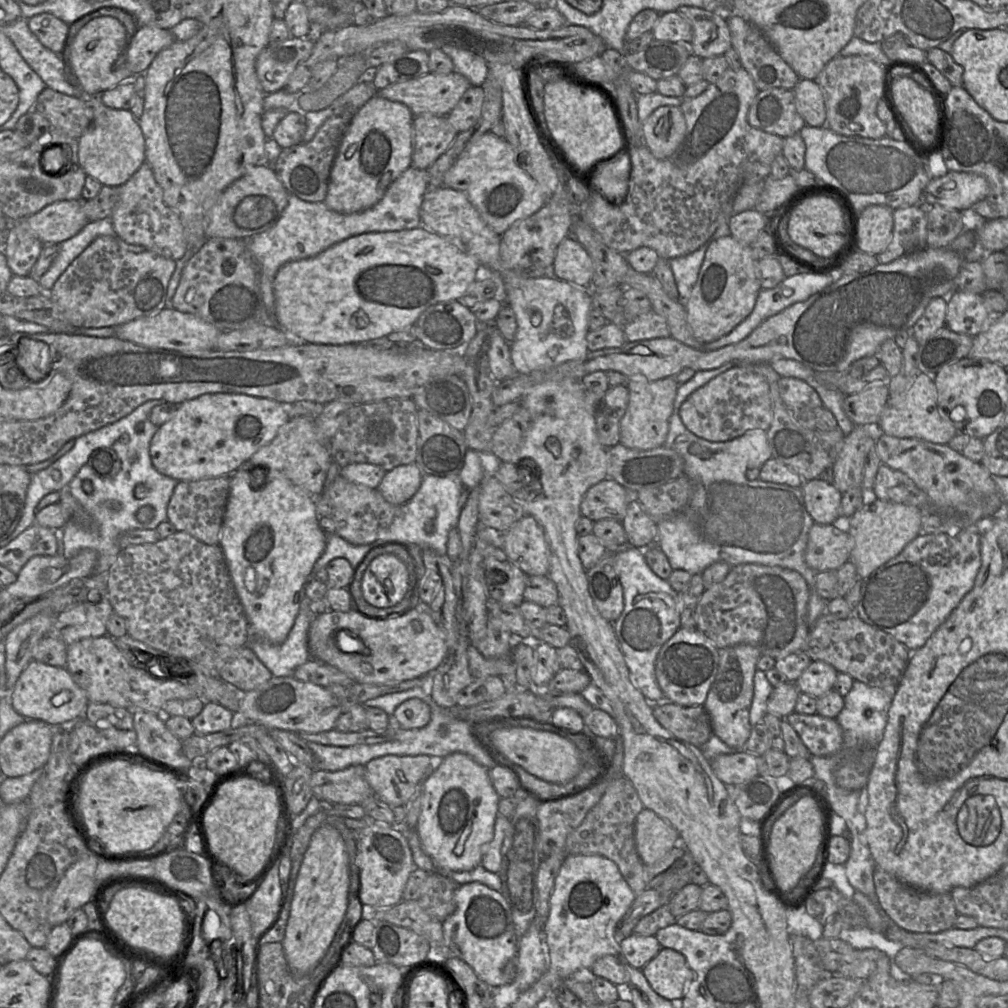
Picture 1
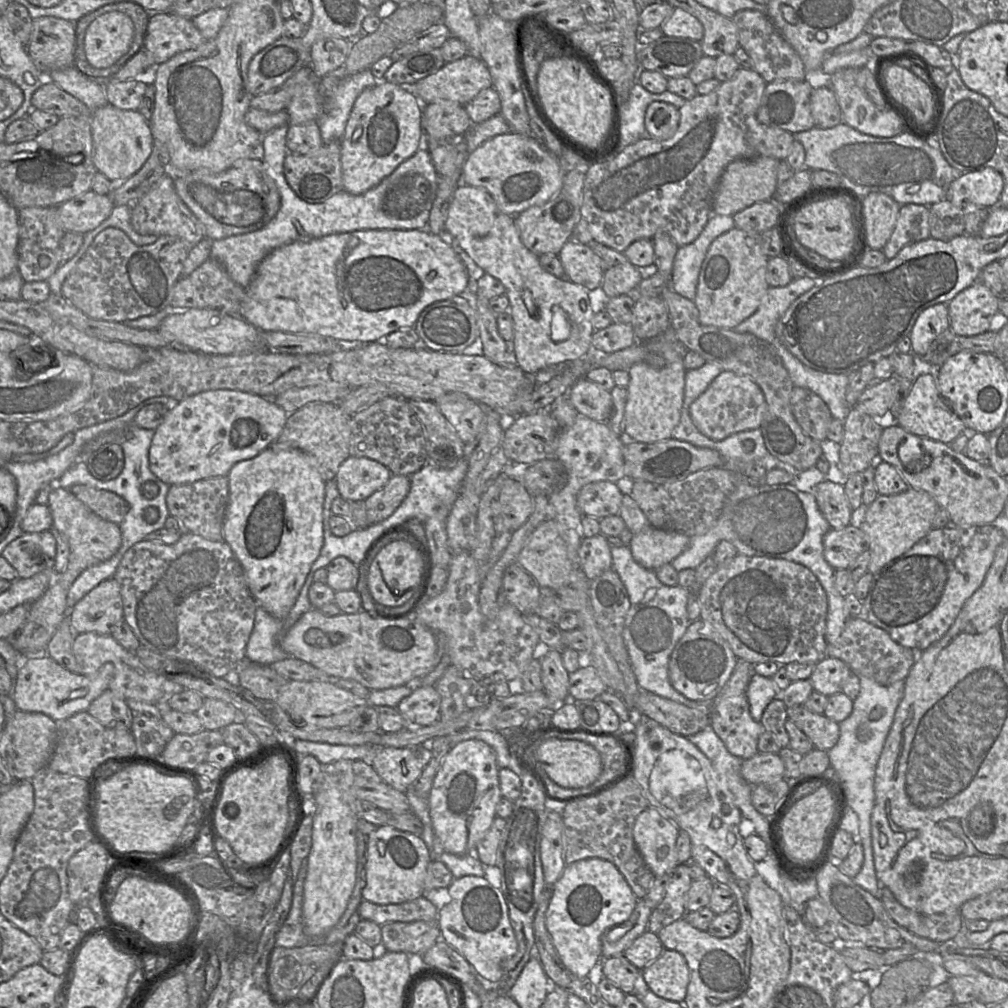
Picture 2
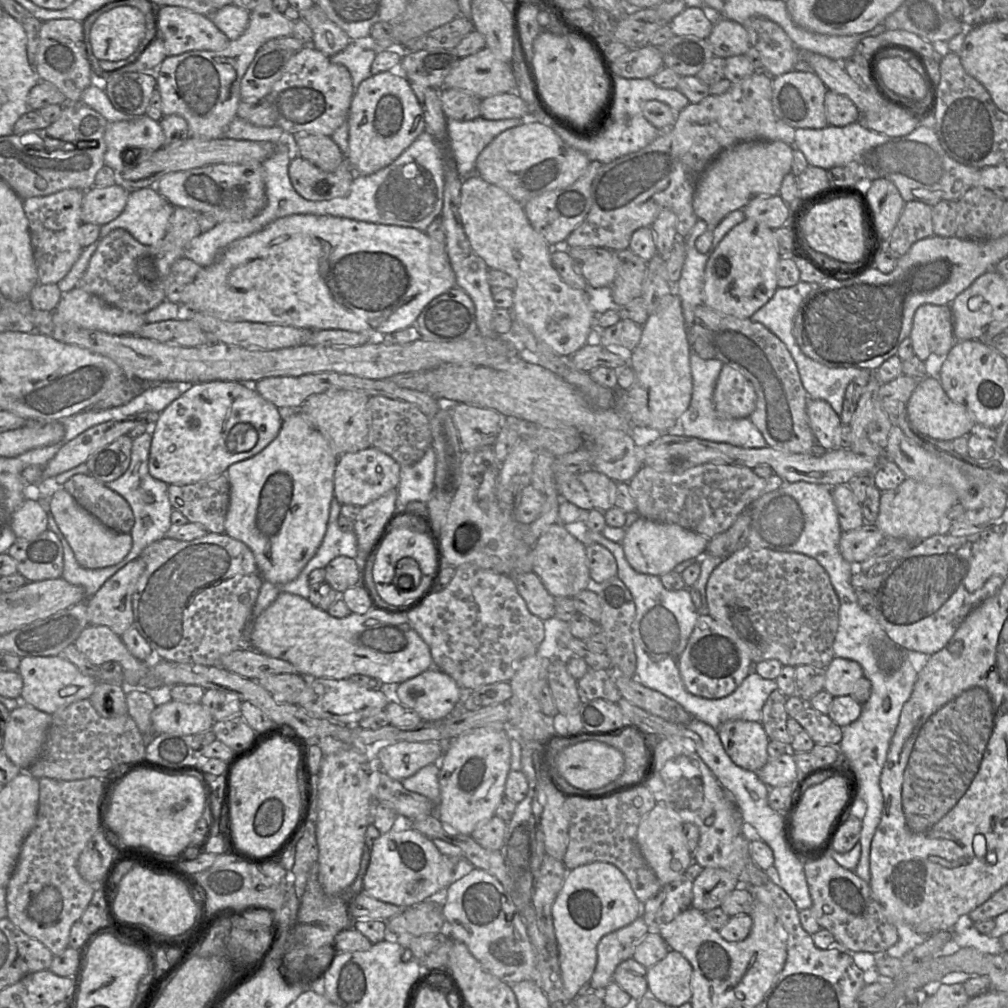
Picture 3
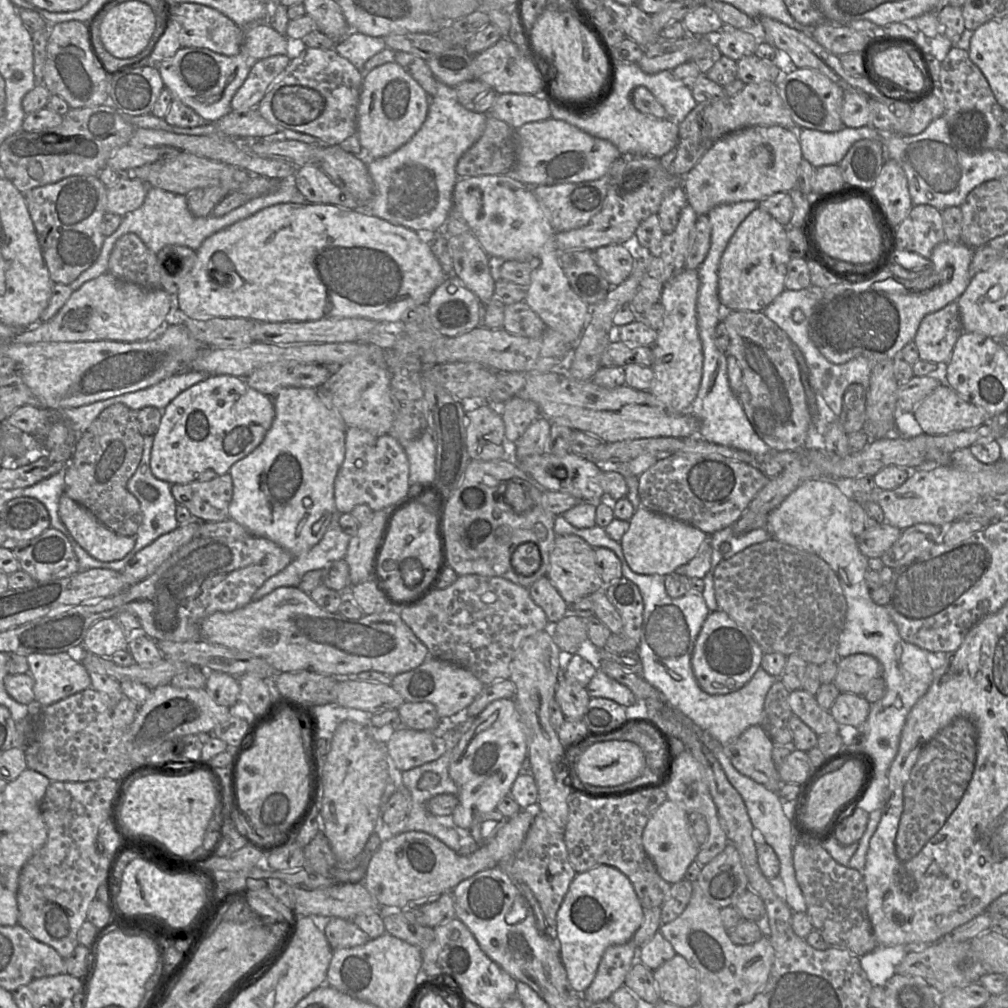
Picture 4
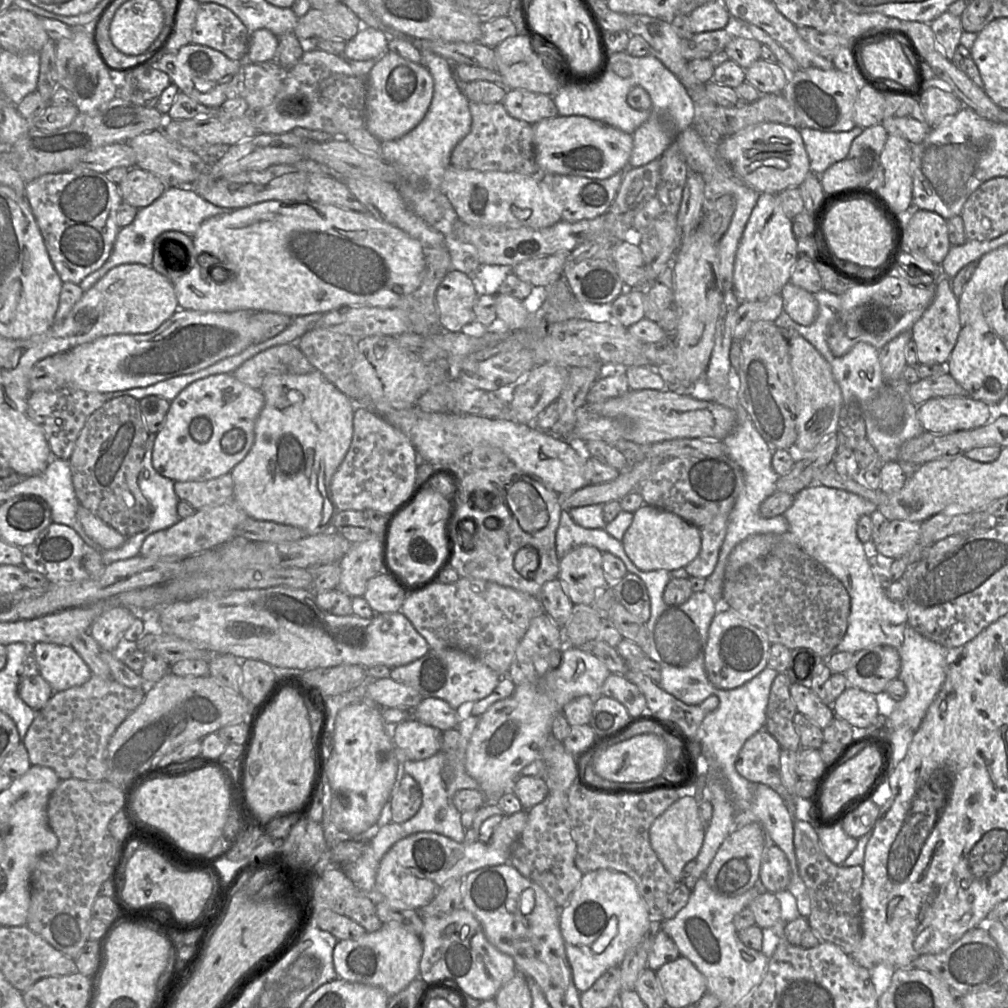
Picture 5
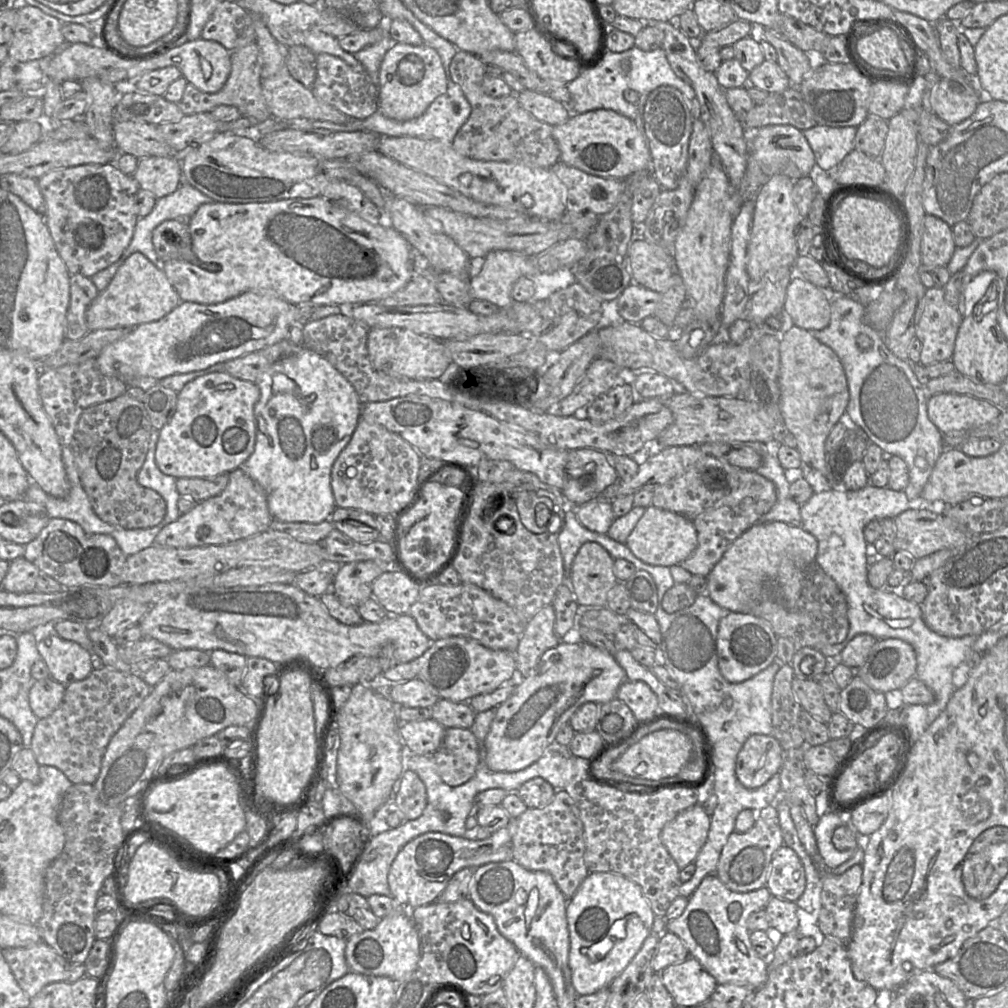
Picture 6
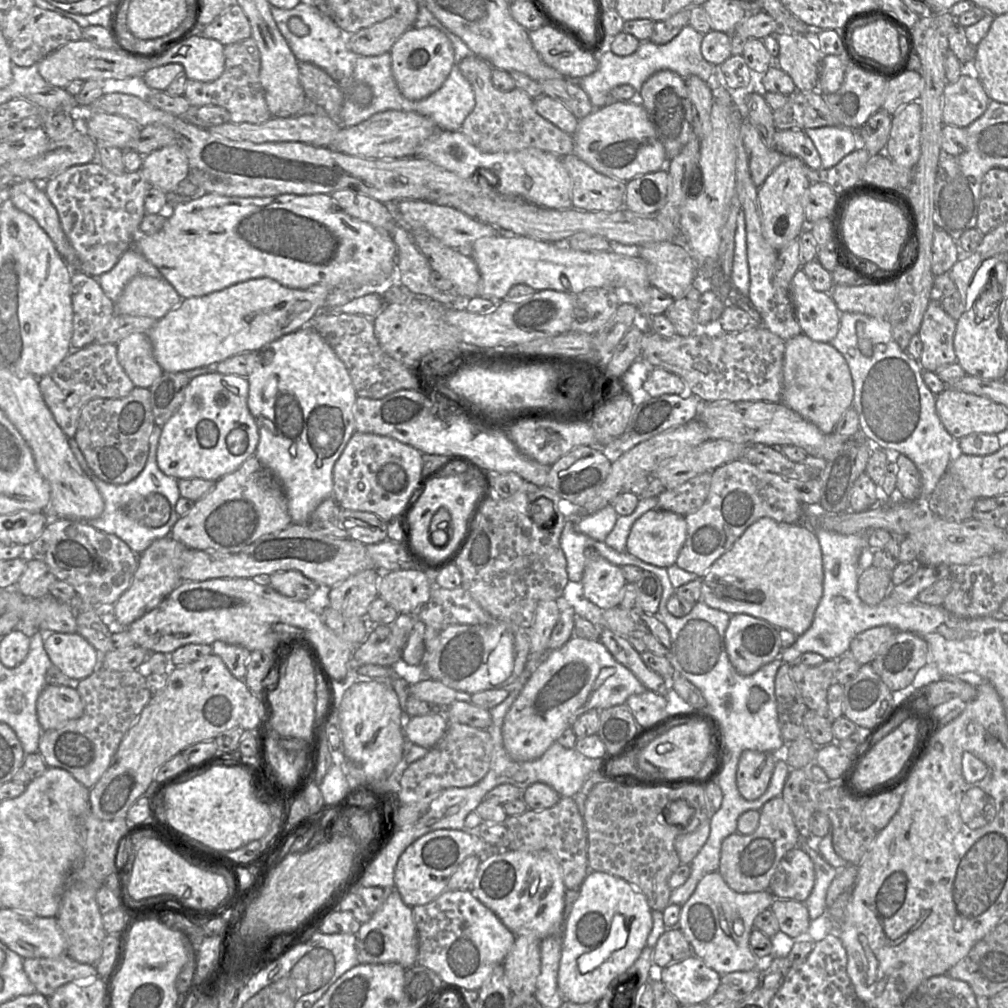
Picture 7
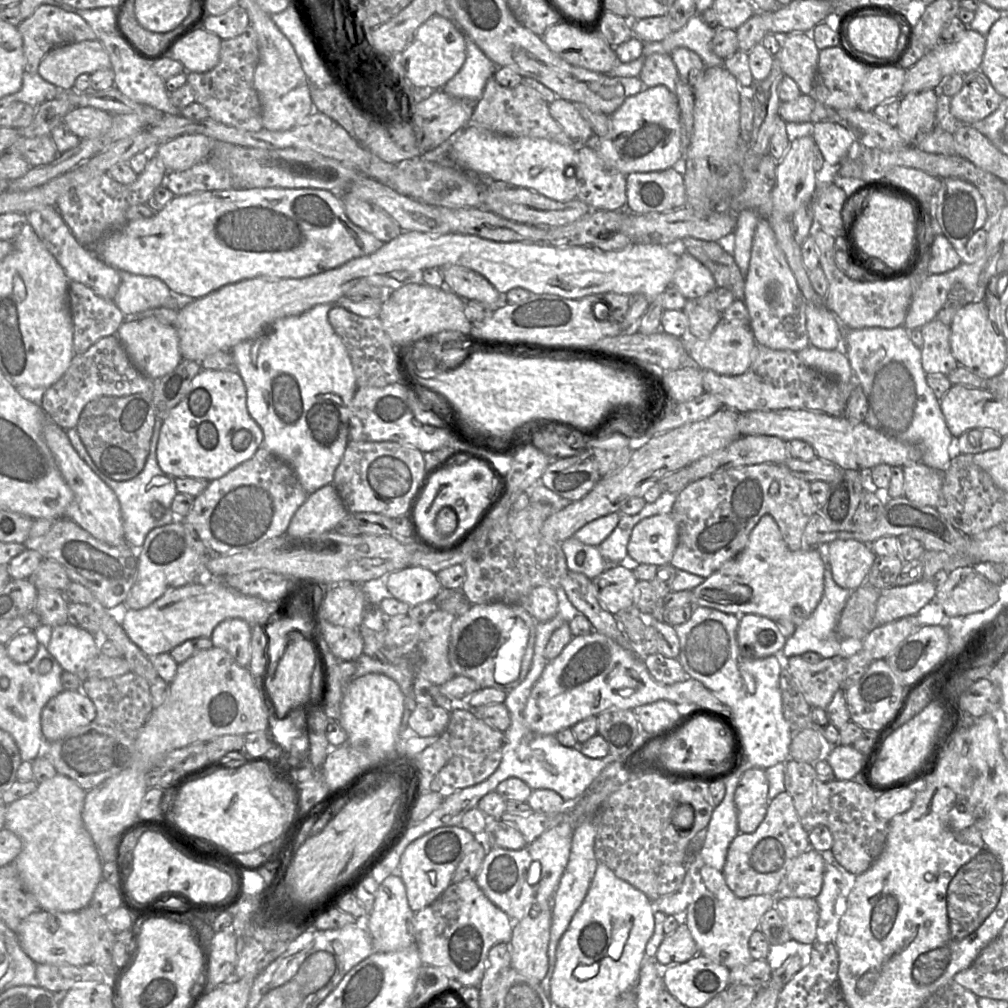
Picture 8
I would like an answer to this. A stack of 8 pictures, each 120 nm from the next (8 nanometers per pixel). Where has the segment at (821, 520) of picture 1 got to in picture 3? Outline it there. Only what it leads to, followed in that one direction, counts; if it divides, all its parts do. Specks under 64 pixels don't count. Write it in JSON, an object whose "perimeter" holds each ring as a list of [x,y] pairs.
{"perimeter":[[[839,484],[831,487],[831,494],[842,532],[854,530],[865,523],[861,504],[848,485]]]}

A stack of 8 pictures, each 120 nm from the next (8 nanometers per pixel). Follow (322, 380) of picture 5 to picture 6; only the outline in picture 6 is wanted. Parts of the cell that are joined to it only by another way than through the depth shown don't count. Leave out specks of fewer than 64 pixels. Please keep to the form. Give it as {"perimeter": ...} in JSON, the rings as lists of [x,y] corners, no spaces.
{"perimeter":[[[306,347],[270,366],[257,379],[256,384],[260,389],[260,398],[254,408],[256,417],[256,444],[254,452],[243,464],[244,470],[265,491],[268,509],[273,519],[282,522],[307,522],[313,524],[328,520],[337,508],[331,486],[332,466],[341,451],[349,443],[361,417],[361,403],[354,387],[329,361]]]}

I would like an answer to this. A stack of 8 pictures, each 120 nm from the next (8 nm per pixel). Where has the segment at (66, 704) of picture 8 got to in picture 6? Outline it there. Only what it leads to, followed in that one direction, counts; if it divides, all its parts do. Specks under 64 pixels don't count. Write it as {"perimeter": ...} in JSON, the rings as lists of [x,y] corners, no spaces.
{"perimeter":[[[52,678],[35,680],[29,692],[29,703],[36,717],[50,716],[60,706],[65,690],[65,685]]]}

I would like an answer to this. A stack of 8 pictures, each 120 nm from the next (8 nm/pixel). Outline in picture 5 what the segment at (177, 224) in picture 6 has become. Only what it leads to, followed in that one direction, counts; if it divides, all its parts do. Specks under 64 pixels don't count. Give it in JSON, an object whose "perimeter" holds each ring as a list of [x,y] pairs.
{"perimeter":[[[165,231],[155,239],[151,267],[172,283],[187,274],[195,262],[192,236],[178,231]]]}

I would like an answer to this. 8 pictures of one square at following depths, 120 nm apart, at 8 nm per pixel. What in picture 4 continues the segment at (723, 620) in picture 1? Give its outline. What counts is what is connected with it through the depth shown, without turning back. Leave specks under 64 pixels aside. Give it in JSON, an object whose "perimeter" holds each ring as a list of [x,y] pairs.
{"perimeter":[[[775,539],[751,545],[743,551],[735,554],[730,559],[720,562],[714,571],[714,589],[718,610],[724,611],[735,622],[746,628],[753,639],[762,649],[763,653],[778,652],[789,656],[796,654],[808,663],[822,665],[824,662],[838,660],[837,649],[840,635],[844,629],[846,621],[847,603],[840,586],[838,576],[832,568],[819,556],[809,553],[805,550],[798,549],[794,546],[781,543]]]}

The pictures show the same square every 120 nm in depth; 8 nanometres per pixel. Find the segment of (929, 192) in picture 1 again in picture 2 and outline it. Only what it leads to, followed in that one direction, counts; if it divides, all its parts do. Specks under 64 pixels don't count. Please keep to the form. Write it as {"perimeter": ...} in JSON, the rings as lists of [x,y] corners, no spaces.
{"perimeter":[[[993,168],[965,172],[948,187],[946,198],[965,211],[991,208],[999,200],[1004,187],[1002,175]]]}

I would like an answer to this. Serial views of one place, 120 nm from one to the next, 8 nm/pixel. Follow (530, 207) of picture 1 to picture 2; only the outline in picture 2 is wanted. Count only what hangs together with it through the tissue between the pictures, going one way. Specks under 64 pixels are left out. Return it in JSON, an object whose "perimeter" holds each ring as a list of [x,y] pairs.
{"perimeter":[[[509,132],[485,141],[467,156],[462,180],[465,185],[485,188],[500,211],[515,216],[552,199],[561,190],[565,173],[556,156],[534,136]]]}

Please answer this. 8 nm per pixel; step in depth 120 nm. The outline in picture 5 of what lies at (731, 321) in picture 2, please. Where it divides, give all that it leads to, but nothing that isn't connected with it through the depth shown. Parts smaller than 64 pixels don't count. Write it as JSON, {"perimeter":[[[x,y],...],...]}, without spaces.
{"perimeter":[[[760,193],[746,224],[736,251],[733,271],[733,290],[740,303],[763,301],[781,293],[797,257],[797,238],[790,219],[779,204],[778,194]]]}

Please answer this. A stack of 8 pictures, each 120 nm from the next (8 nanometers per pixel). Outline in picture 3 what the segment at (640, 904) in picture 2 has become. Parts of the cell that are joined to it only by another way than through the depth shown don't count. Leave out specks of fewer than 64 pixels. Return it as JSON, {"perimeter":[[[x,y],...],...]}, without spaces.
{"perimeter":[[[640,915],[629,925],[603,936],[597,945],[597,964],[588,987],[594,992],[602,992],[613,981],[613,974],[616,967],[623,961],[633,957],[636,945],[651,929],[656,928],[650,928]]]}

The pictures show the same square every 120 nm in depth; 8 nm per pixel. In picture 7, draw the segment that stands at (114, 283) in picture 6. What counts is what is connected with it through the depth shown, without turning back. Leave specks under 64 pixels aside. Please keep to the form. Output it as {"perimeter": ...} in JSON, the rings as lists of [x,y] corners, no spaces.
{"perimeter":[[[137,275],[125,286],[115,302],[116,315],[145,316],[162,319],[177,307],[183,298],[163,277]]]}

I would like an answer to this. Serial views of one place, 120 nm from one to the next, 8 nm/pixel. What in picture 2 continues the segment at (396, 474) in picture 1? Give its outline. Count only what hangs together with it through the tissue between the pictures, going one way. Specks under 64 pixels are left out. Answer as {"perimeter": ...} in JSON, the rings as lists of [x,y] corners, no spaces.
{"perimeter":[[[392,474],[389,481],[365,500],[370,524],[382,522],[401,505],[410,491],[410,477]]]}

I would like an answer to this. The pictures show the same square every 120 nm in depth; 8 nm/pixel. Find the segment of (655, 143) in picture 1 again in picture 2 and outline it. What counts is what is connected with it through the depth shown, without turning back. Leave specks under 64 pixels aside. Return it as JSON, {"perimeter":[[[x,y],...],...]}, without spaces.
{"perimeter":[[[654,101],[646,109],[645,127],[652,138],[665,140],[672,137],[678,129],[679,121],[679,109],[673,104]]]}

